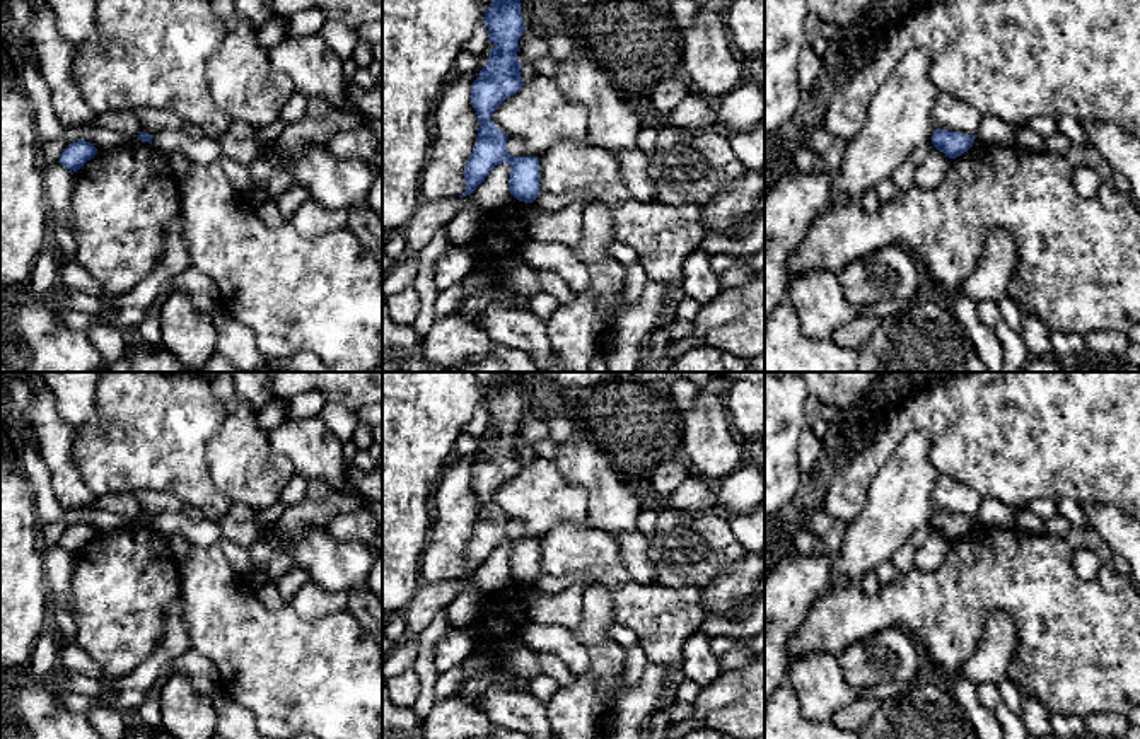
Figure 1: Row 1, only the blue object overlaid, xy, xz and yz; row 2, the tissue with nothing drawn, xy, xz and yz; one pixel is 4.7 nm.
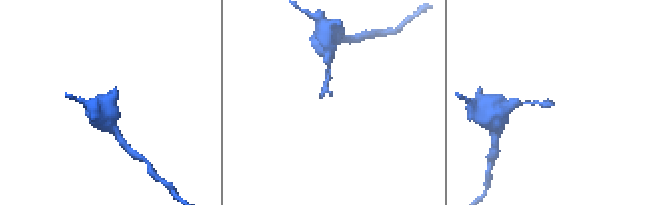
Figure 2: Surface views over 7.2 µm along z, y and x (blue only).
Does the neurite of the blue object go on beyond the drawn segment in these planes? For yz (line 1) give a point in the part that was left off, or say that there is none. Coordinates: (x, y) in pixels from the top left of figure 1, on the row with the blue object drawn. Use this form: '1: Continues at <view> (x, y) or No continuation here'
1: No continuation here

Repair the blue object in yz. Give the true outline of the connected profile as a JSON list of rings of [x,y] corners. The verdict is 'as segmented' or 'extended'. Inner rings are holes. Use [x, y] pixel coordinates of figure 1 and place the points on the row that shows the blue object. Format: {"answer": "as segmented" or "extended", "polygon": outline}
{"answer": "as segmented", "polygon": [[[935,130],[932,137],[932,143],[937,150],[944,152],[949,159],[956,159],[973,147],[974,135]]]}

